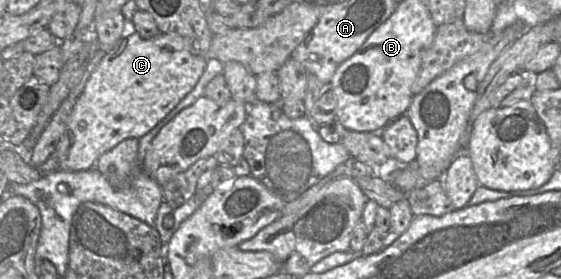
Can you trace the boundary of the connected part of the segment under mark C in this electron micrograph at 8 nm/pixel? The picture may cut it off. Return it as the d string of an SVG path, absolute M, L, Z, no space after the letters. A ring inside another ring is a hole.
M136 31L122 37L116 42L109 51L106 52L105 56L100 60L98 65L91 73L85 88L81 95L77 98L73 109L70 113L65 129L60 136L60 139L56 146L56 157L59 163L59 169L64 171L84 171L95 167L95 164L99 157L105 152L114 148L121 141L128 138L140 139L154 129L161 121L163 121L168 114L179 104L179 102L193 90L203 74L206 67L207 58L194 55L189 50L189 44L185 39L176 33L160 33L152 39L143 39Z

